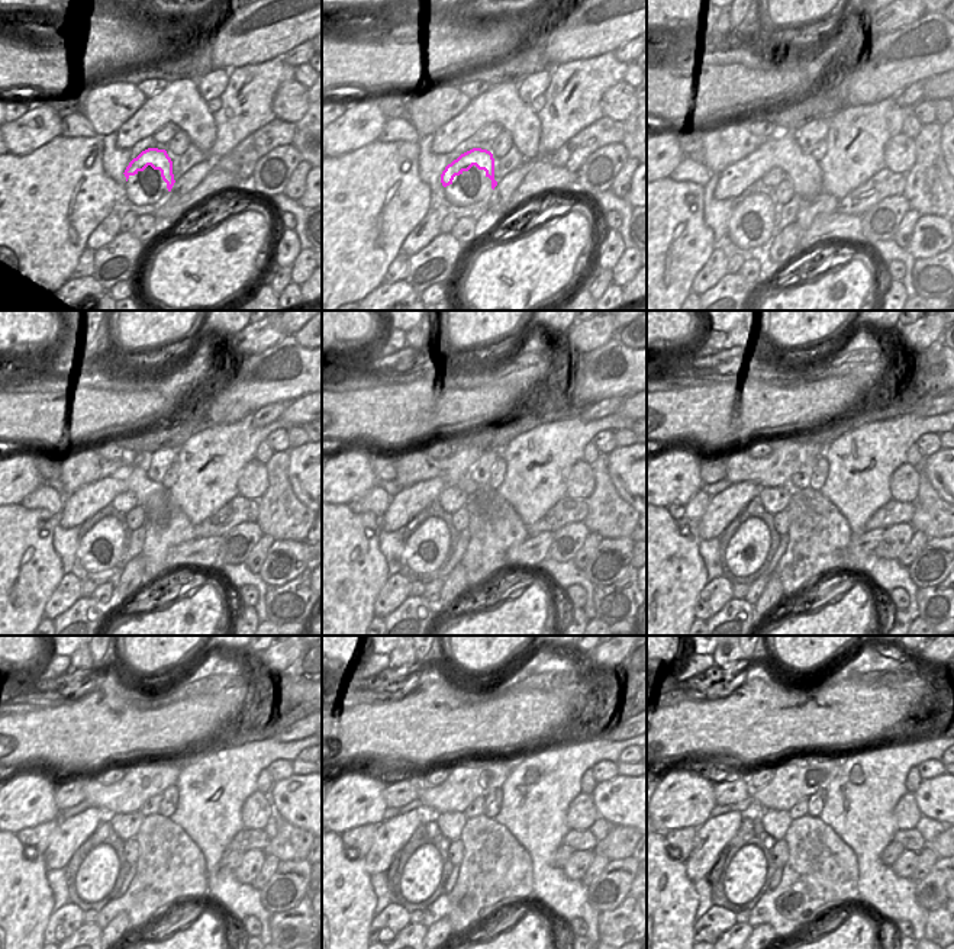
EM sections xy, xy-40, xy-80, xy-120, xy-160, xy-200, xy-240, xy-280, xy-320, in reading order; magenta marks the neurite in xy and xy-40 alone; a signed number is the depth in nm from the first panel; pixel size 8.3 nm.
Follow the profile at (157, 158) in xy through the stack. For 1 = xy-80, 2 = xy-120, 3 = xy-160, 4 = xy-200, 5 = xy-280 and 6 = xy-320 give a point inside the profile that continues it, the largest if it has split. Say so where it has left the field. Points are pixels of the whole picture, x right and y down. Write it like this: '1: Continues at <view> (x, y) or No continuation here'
1: Continues at xy-80 (782, 150)
2: Continues at xy-120 (84, 502)
3: Continues at xy-160 (403, 507)
4: Continues at xy-200 (725, 507)
5: Continues at xy-280 (392, 835)
6: Continues at xy-320 (711, 839)

